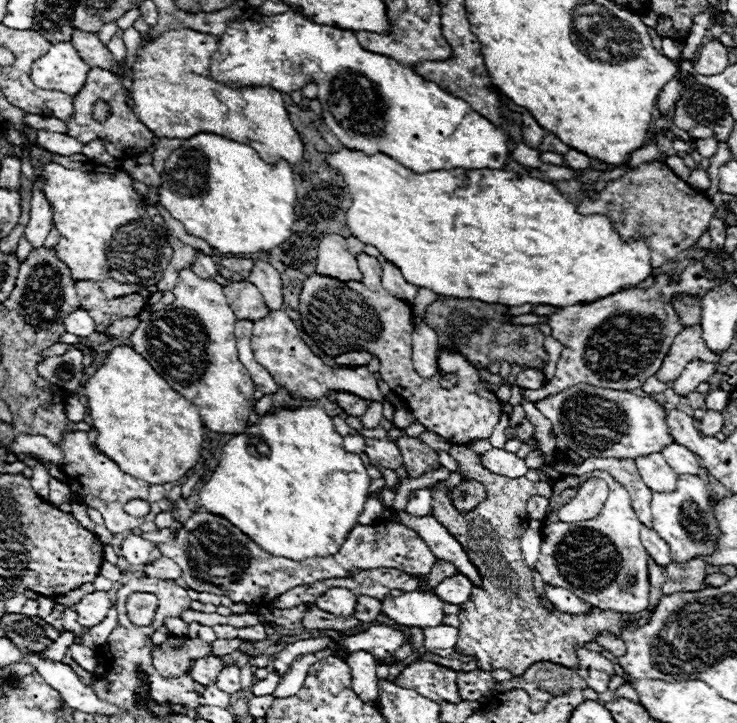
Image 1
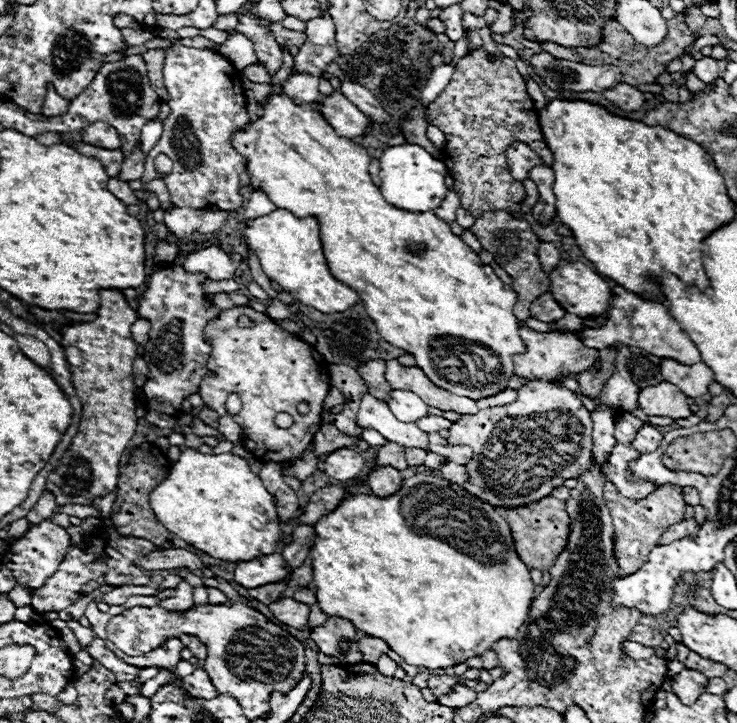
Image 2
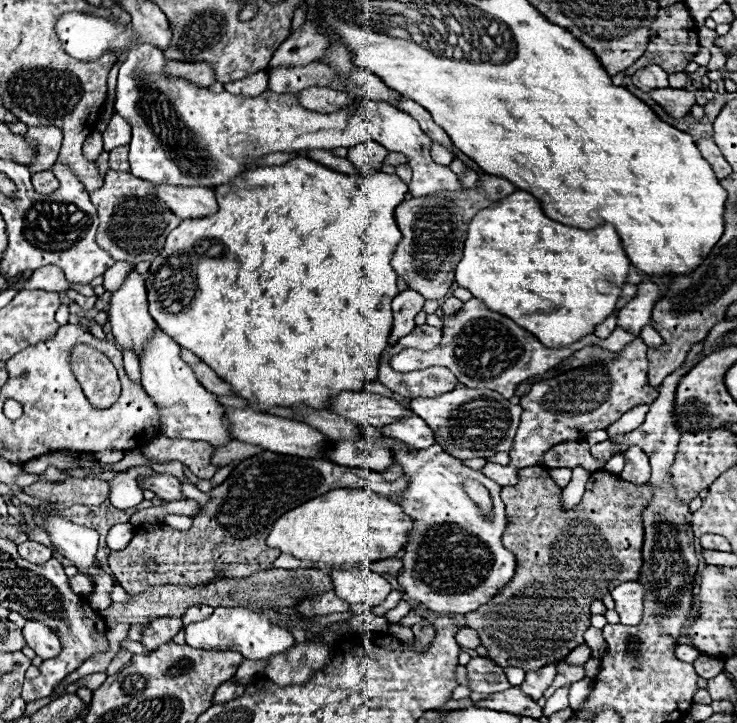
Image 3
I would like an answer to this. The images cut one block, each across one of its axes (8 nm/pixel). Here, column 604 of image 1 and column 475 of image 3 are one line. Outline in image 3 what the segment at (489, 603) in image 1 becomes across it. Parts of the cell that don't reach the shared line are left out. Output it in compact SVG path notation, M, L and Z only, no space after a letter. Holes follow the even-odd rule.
M544 466L522 468L518 484L502 488L508 516L502 544L516 554L518 568L498 596L466 614L466 624L478 632L496 664L536 670L562 662L570 650L584 644L594 598L536 598L536 594L568 594L572 590L574 594L600 594L602 600L622 582L638 580L644 544L642 512L652 496L650 484L634 486L606 470L596 470L590 474L580 504L564 510L560 488L548 478Z

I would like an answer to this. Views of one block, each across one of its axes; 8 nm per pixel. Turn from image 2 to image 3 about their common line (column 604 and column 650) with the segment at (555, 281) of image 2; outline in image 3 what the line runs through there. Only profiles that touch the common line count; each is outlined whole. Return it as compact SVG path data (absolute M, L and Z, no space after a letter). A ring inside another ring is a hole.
M642 282L638 284L638 296L630 300L624 308L618 310L618 326L624 328L630 334L636 334L650 324L650 312L656 304L656 298L660 296L660 290L654 282Z

